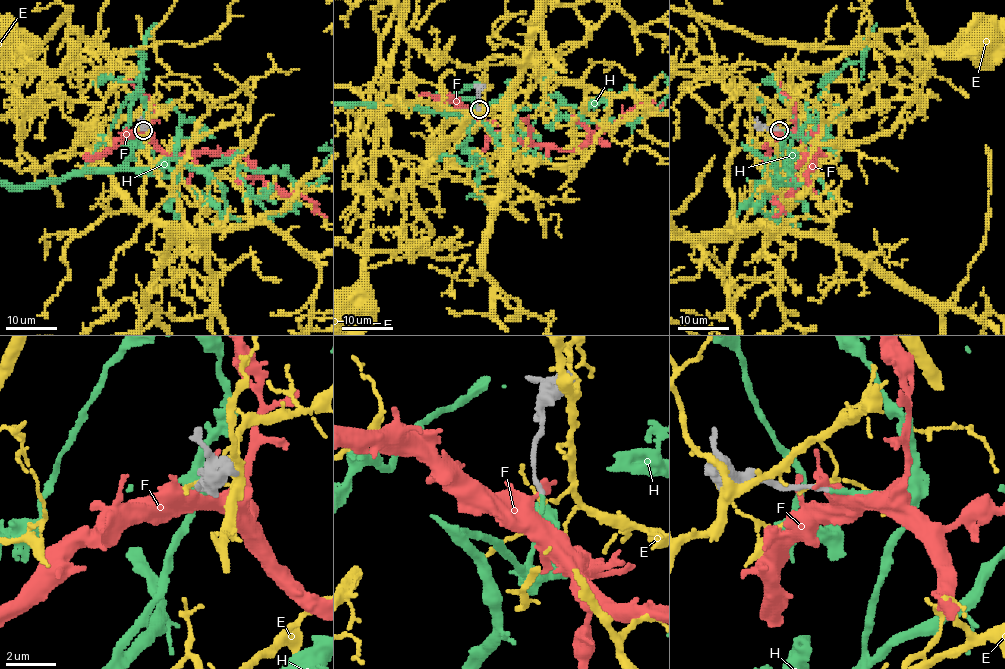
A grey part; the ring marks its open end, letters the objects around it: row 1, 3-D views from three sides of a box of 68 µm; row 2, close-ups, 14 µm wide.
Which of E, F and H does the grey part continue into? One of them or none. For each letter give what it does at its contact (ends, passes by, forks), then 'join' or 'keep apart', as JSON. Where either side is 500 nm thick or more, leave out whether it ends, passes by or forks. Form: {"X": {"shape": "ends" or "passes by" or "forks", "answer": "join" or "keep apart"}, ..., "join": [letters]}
{"E": {"shape": "passes by", "answer": "keep apart"}, "F": {"shape": "passes by", "answer": "keep apart"}, "H": {"shape": "ends", "answer": "join"}, "join": ["H"]}

